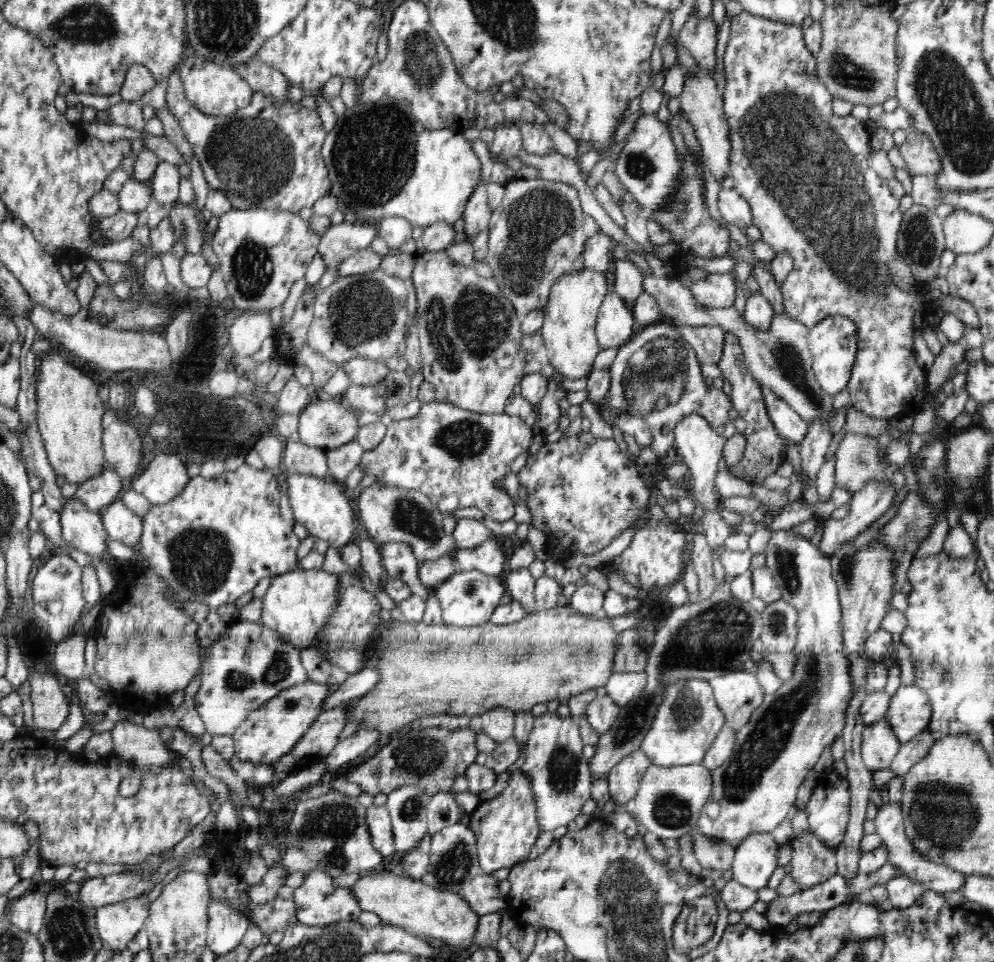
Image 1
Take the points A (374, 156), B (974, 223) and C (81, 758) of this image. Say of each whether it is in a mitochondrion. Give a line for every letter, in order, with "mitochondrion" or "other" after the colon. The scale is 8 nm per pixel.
A: mitochondrion
B: other
C: other

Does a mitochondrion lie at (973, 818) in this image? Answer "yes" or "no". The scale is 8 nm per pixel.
yes

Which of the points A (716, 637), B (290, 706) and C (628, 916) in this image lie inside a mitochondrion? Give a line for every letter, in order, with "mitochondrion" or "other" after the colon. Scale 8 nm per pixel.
A: mitochondrion
B: mitochondrion
C: mitochondrion

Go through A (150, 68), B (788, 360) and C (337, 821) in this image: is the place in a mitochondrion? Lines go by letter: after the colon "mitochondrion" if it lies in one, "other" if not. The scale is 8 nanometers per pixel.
A: other
B: mitochondrion
C: mitochondrion

